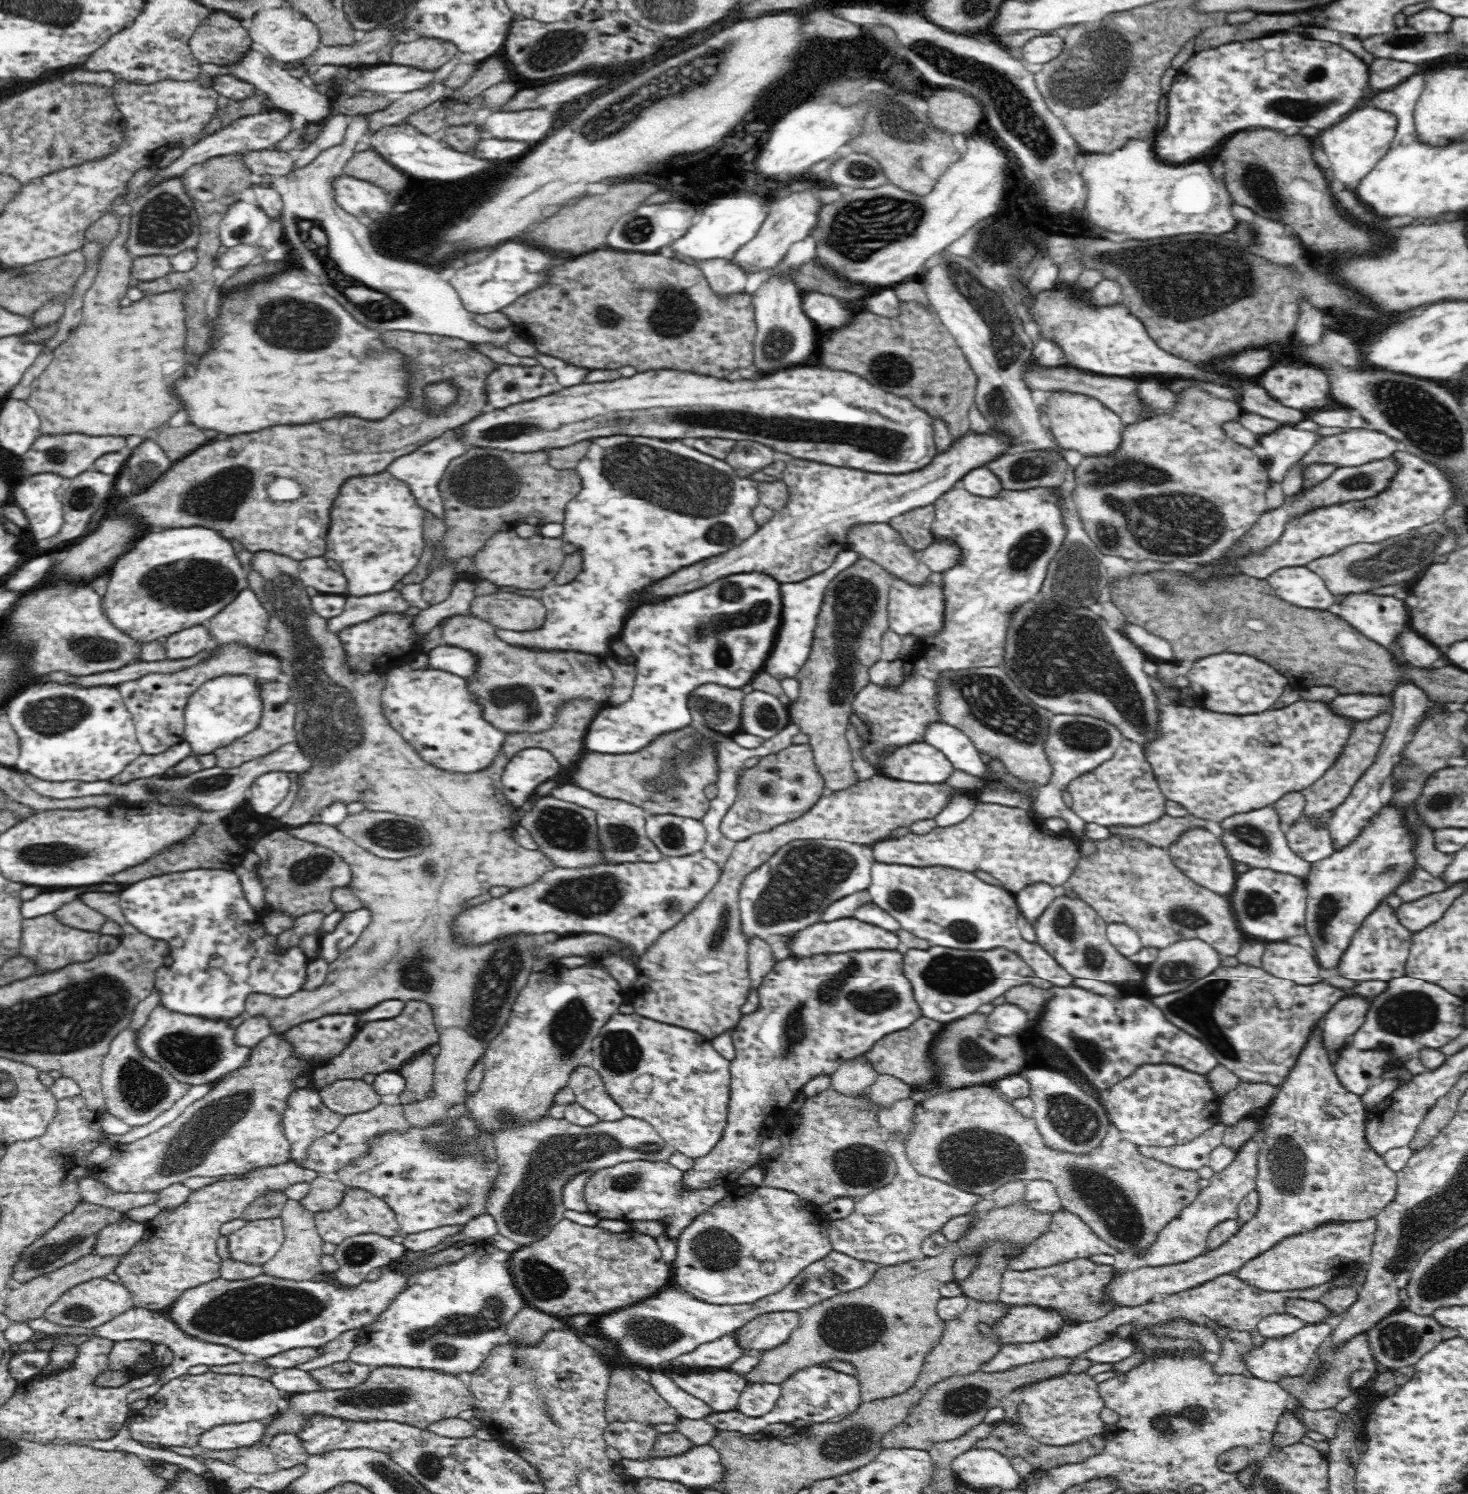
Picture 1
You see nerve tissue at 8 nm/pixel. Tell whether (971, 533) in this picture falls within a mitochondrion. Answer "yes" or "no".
no

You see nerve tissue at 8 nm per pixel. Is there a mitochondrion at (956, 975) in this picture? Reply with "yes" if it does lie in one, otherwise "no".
yes

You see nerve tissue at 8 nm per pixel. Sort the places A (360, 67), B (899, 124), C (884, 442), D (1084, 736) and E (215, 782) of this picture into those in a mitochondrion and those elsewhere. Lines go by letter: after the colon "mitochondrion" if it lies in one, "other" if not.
A: other
B: mitochondrion
C: mitochondrion
D: mitochondrion
E: mitochondrion

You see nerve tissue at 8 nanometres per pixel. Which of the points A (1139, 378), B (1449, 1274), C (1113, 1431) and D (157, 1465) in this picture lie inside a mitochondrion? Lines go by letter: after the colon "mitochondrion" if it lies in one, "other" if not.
A: other
B: mitochondrion
C: other
D: other

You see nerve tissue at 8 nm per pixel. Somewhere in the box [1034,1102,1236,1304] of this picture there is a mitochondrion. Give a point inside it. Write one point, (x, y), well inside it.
(1106, 1201)

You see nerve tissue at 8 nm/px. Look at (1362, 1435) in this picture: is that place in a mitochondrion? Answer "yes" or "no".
no

